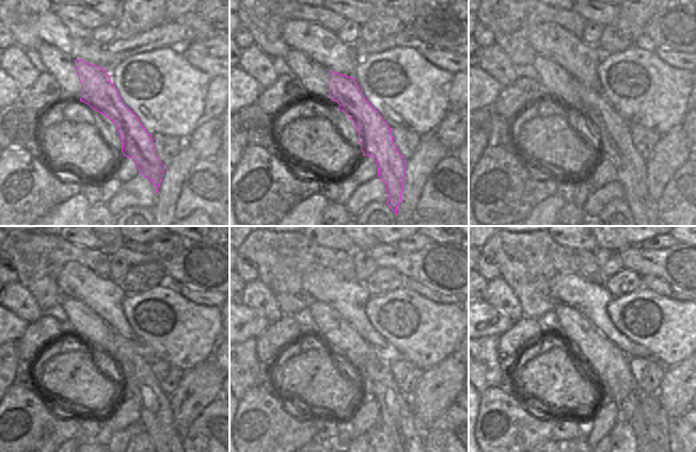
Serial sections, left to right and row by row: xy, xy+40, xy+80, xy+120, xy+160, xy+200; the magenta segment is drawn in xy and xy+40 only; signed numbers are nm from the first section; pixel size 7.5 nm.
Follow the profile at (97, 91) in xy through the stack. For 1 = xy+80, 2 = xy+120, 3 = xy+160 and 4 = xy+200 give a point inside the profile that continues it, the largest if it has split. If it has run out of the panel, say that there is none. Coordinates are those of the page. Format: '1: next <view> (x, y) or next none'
1: next xy+80 (615, 142)
2: next xy+120 (155, 414)
3: next xy+160 (396, 416)
4: next xy+200 (647, 436)

